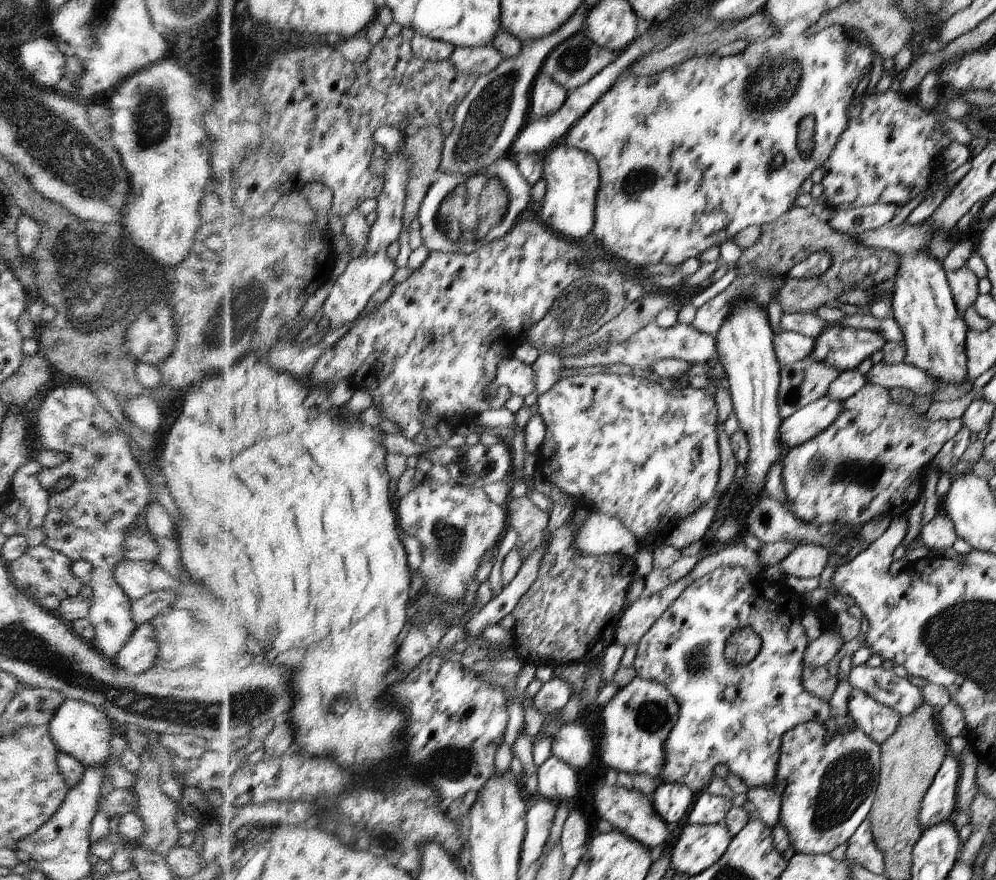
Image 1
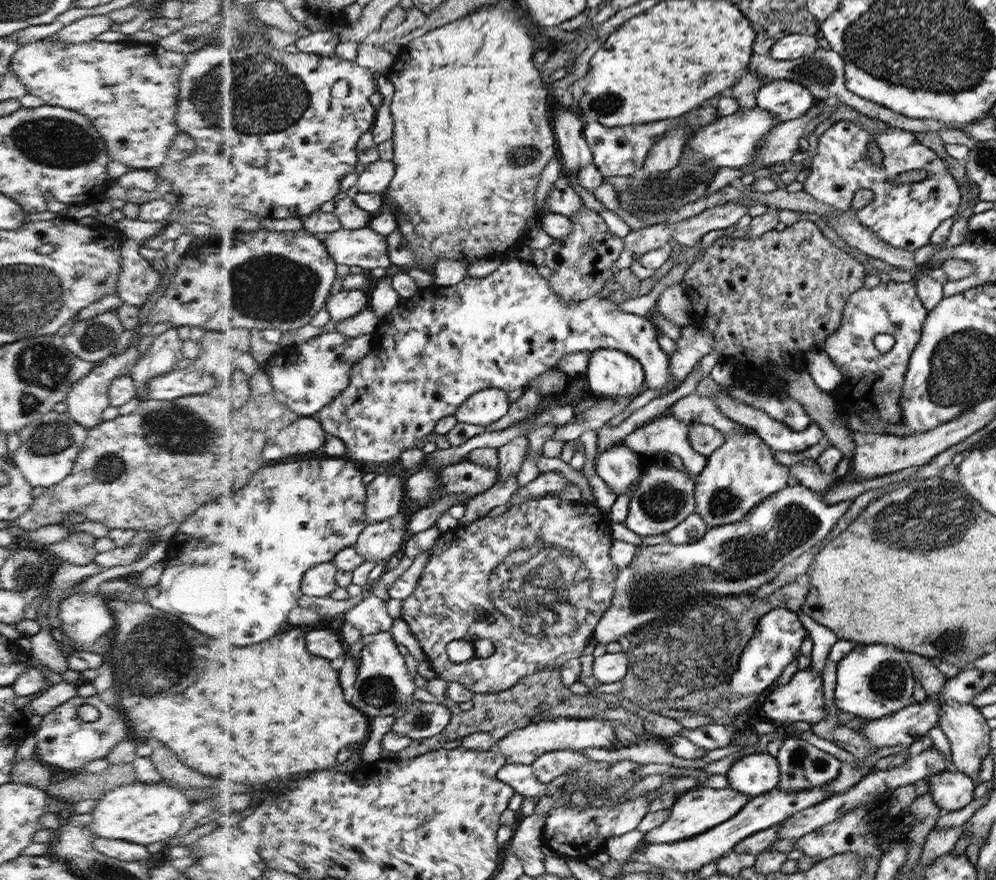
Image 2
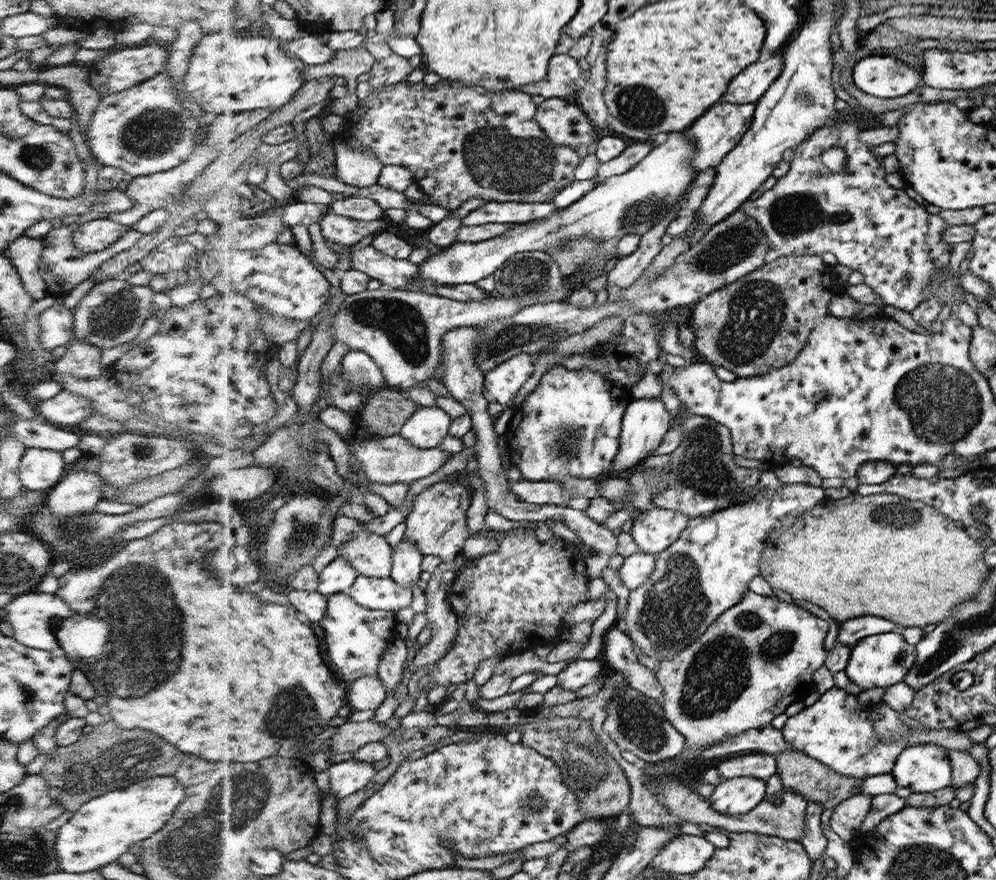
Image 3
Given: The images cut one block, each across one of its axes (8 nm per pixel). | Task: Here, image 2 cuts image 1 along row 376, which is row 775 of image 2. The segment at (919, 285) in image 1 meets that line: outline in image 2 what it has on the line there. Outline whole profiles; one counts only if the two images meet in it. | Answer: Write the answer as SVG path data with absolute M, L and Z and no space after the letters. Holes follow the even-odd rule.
M955 769L927 777L929 792L933 801L941 808L942 812L954 812L965 808L973 802L976 783L968 775Z

